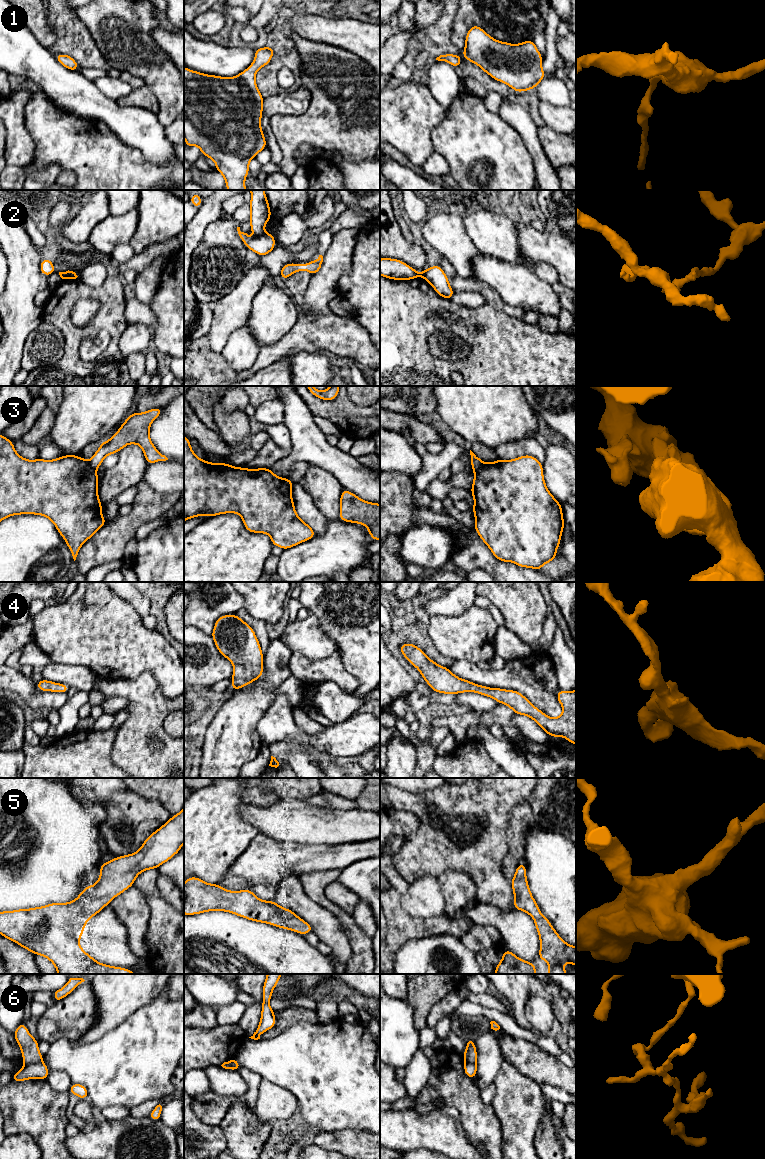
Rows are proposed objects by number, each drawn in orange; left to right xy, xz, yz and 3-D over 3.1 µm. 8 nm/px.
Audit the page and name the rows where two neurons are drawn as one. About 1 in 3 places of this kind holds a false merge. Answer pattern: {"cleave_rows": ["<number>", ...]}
{"cleave_rows": ["2", "3", "6"]}

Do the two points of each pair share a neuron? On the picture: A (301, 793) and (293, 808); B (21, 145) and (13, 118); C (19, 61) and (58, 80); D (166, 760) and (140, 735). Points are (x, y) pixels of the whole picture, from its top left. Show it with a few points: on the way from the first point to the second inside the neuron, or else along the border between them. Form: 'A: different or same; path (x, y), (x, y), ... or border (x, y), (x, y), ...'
A: different; border (280, 798), (303, 800)
B: same; path (18, 138), (15, 125)
C: same; path (29, 61), (36, 62), (48, 73)
D: same; path (157, 760), (140, 744)

